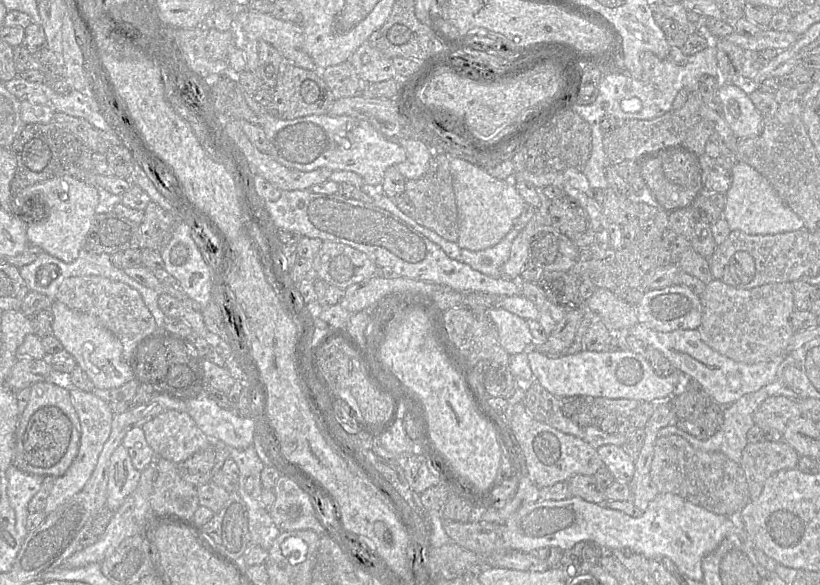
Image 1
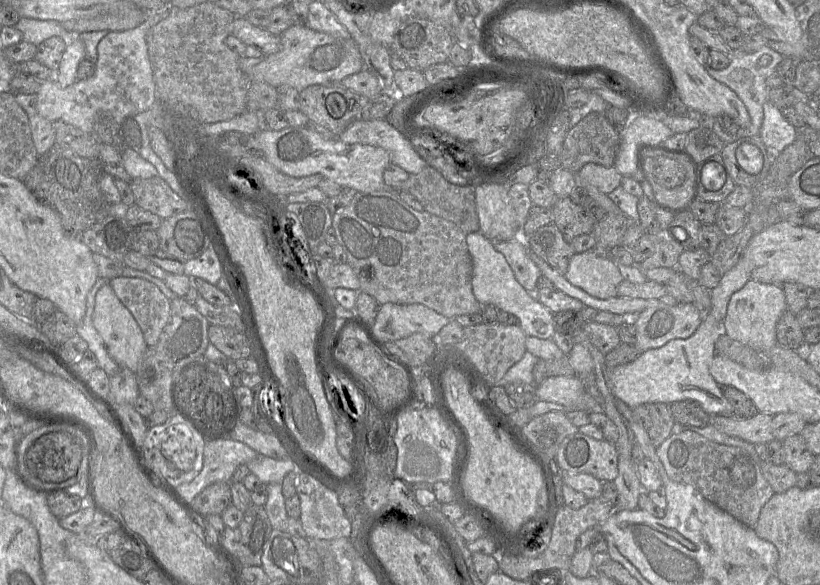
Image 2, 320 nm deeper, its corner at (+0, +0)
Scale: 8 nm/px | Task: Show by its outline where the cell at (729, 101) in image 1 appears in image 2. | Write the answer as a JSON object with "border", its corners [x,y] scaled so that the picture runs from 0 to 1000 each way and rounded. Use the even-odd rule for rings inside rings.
{"border":[[[938,171],[930,179],[930,209],[926,234],[930,246],[944,262],[950,262],[966,246],[976,224],[962,210],[951,185]]]}

